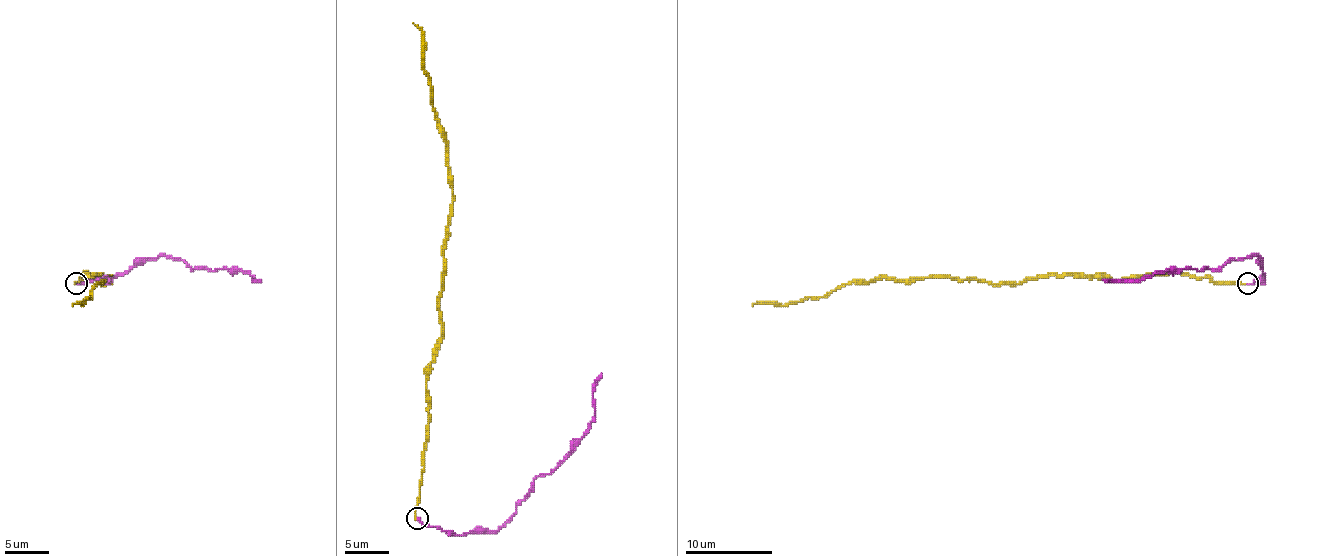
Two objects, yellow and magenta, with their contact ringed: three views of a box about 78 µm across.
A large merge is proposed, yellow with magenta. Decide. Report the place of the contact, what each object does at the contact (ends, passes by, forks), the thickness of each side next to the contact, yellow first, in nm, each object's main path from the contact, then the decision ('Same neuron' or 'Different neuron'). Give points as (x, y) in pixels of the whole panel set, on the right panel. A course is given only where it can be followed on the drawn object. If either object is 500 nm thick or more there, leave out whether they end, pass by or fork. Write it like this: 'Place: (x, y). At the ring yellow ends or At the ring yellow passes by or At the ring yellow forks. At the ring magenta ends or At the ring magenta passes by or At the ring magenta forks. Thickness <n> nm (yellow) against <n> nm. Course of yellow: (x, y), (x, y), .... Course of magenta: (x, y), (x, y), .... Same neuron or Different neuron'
Place: (1247, 283). At the ring yellow ends. At the ring magenta ends. Thickness 180 nm (yellow) against 170 nm. Course of yellow: (1247, 284), (1179, 273), (1109, 280), (1026, 277), (1017, 284), (875, 277), (838, 286), (822, 297), (752, 306). Course of magenta: (1247, 284), (1264, 273), (1256, 255), (1229, 260), (1212, 269), (1166, 269), (1140, 280), (1103, 280). Different neuron

